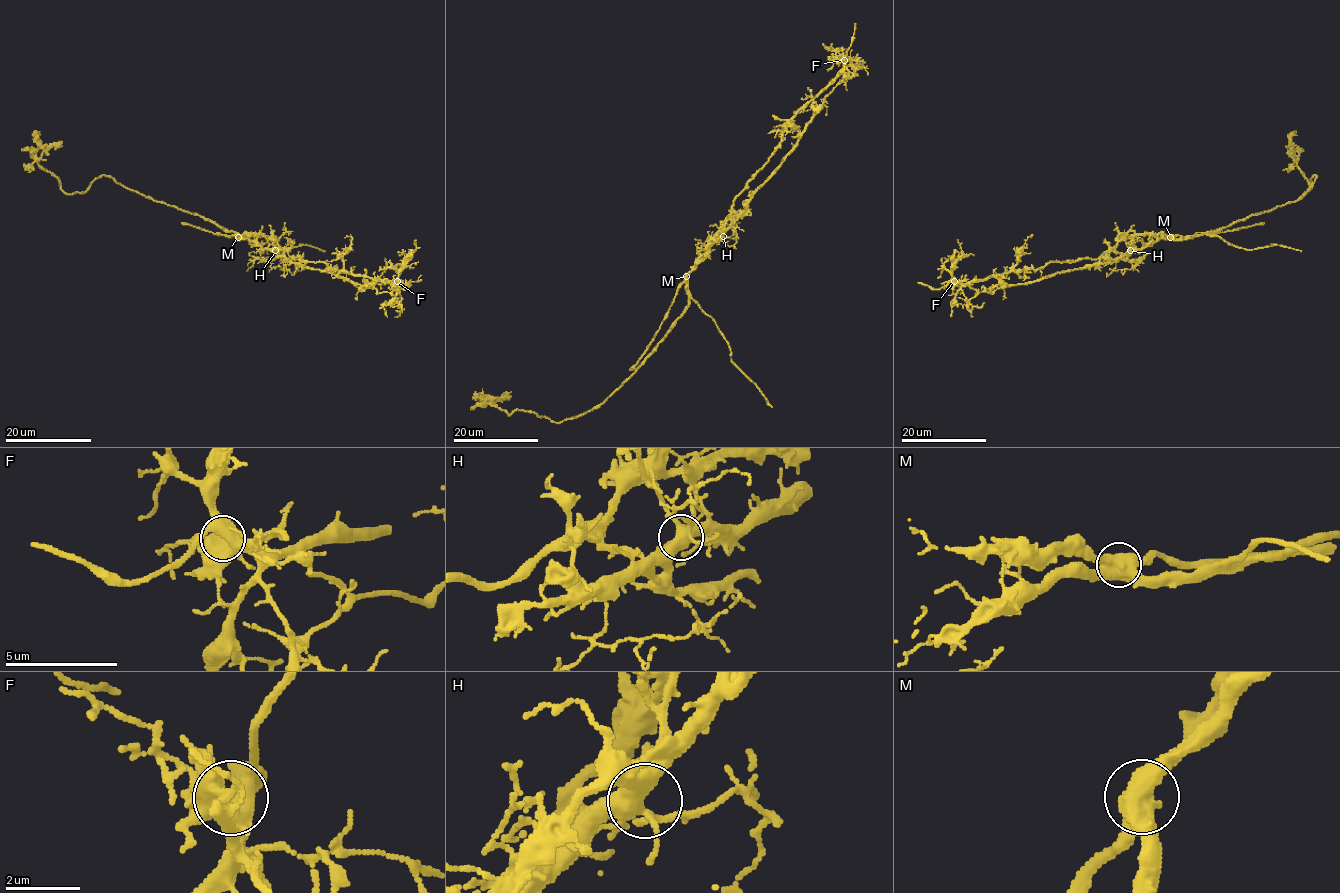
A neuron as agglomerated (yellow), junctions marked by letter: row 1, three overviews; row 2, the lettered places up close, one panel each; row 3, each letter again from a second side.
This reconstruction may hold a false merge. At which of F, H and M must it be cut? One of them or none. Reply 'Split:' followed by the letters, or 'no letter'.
Split: M

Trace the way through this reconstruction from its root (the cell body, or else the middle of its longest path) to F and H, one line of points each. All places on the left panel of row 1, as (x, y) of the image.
F: (240, 237), (275, 254), (281, 250), (286, 259), (323, 262), (331, 270), (390, 284), (397, 281)
H: (240, 237), (275, 250)

